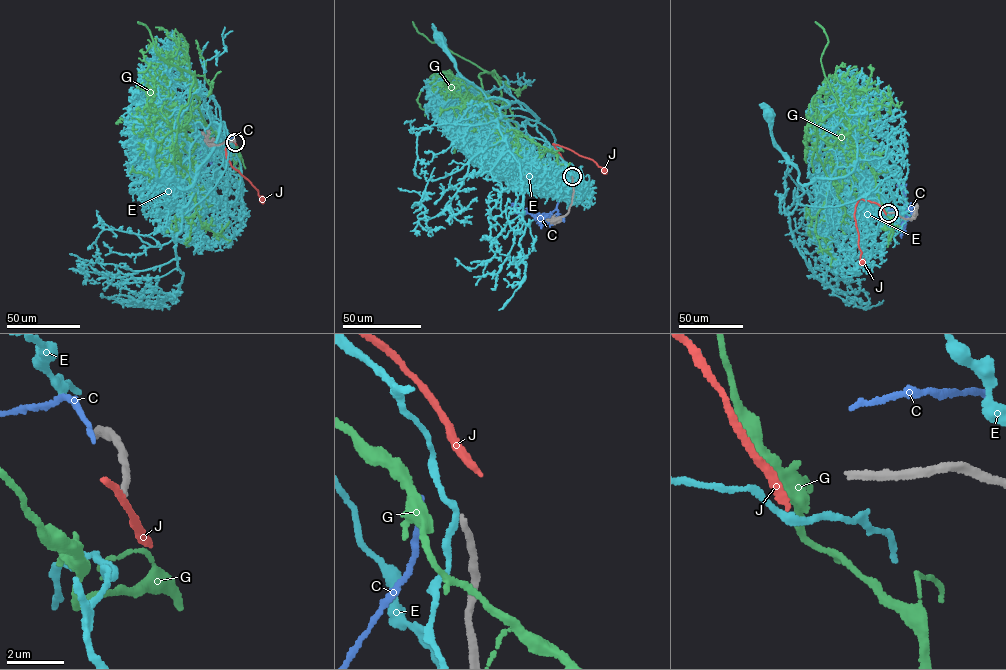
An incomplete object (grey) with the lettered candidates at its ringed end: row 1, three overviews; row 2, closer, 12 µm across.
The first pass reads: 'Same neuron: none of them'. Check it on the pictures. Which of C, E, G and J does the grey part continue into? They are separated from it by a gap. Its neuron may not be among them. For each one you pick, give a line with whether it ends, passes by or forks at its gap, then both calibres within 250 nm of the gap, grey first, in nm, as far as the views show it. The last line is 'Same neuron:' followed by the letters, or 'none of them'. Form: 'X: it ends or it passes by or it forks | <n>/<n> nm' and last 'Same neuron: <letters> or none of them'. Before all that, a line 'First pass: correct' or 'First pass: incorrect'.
First pass: correct
Same neuron: none of them

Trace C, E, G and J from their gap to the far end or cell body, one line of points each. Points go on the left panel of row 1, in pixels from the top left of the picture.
C: (233, 139), (224, 138), (200, 151), (187, 141), (174, 138)
E: (234, 145), (227, 138), (224, 142), (216, 122), (220, 132), (213, 150), (184, 190), (156, 177), (149, 148)
G: (232, 144), (201, 116), (193, 77), (177, 120), (181, 165), (189, 174), (202, 225), (231, 240)
J: (236, 144), (231, 140), (226, 147), (226, 158), (258, 191), (262, 199)

